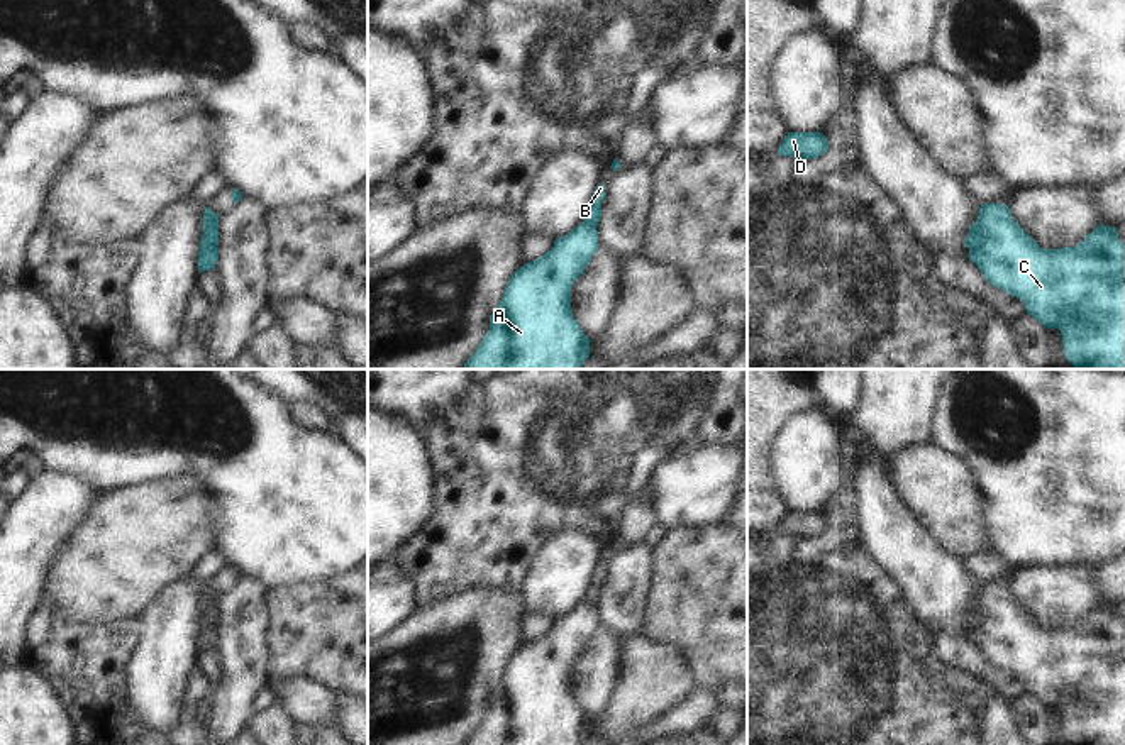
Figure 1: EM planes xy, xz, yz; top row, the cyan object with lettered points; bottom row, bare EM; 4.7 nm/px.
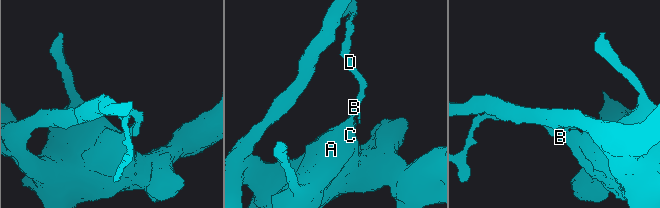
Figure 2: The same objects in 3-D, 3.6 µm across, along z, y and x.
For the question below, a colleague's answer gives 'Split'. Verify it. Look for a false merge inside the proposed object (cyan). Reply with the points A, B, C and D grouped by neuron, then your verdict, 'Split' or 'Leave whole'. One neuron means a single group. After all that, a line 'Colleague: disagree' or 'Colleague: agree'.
Groups: A C / B D. Split.
Colleague: agree

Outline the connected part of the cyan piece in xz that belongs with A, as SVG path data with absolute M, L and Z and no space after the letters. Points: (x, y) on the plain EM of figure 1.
M583 601L556 618L549 632L518 647L490 694L488 713L464 745L583 745L591 720L573 696L571 667L598 626L596 606Z

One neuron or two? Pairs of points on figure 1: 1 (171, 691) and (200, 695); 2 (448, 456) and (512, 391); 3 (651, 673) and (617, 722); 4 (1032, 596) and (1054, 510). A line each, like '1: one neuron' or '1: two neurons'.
1: two neurons
2: one neuron
3: one neuron
4: two neurons

